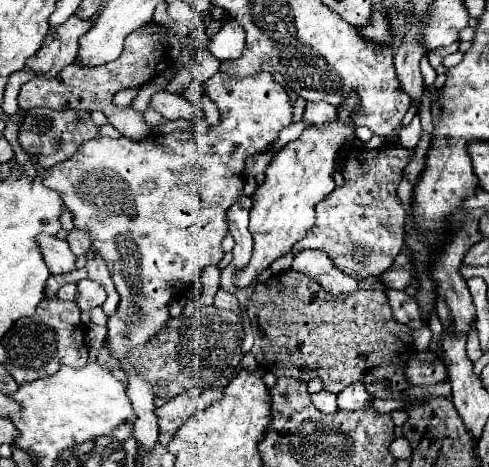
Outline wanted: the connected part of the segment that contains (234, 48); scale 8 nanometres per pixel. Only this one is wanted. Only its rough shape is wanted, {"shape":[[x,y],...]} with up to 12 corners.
{"shape":[[227,18],[211,36],[217,60],[239,58],[245,46],[243,26]]}

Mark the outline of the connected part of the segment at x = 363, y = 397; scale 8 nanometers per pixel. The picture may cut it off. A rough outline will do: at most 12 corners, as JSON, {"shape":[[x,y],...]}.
{"shape":[[361,382],[337,394],[341,410],[361,410],[371,396]]}

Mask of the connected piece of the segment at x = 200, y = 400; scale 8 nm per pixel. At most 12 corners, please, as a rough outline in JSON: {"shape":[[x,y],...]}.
{"shape":[[225,386],[201,394],[185,390],[155,410],[159,430],[175,430],[211,402],[223,396]]}

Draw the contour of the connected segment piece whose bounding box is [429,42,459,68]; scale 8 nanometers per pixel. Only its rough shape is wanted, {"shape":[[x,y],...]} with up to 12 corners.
{"shape":[[459,42],[447,48],[431,50],[429,64],[433,68],[443,62],[445,56],[459,50]]}

